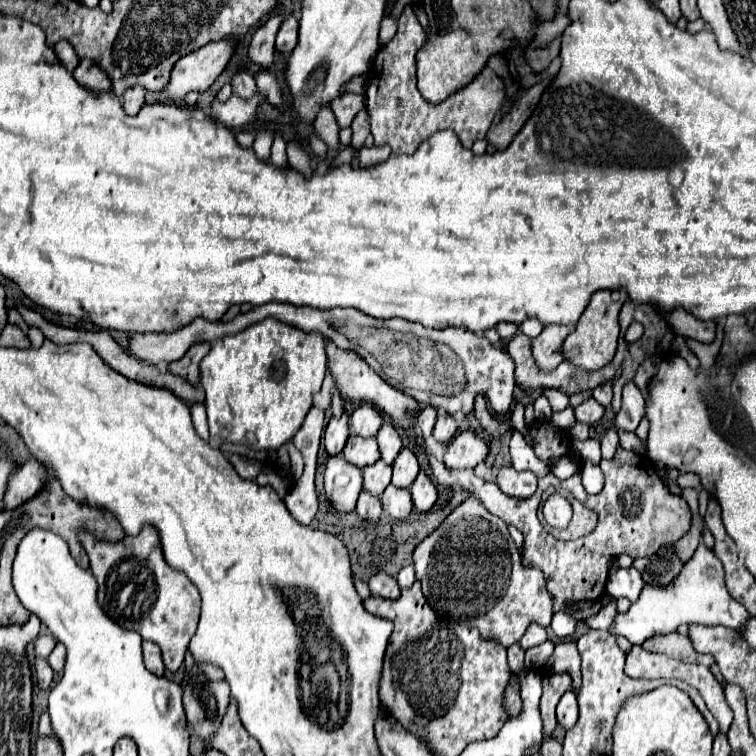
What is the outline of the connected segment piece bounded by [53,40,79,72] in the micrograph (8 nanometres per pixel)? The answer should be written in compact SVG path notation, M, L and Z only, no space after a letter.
M61 40L61 42L57 42L53 50L55 50L55 54L57 54L59 62L61 62L61 64L67 68L67 72L73 72L73 70L77 68L77 64L79 64L79 58L77 58L75 50L71 48L71 44L69 44L67 40Z

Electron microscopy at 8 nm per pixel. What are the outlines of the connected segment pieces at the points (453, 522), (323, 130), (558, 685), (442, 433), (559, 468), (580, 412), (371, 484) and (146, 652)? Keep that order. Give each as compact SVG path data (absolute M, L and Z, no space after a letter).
M475 496L459 504L441 526L413 552L417 580L433 612L459 624L477 628L485 640L499 640L505 648L519 642L529 622L549 626L553 608L541 570L525 568L509 536L507 524L489 514Z
M329 105L323 106L314 122L318 136L333 150L339 147L339 126Z
M539 670L539 676L541 676L541 684L543 684L543 696L541 696L541 704L539 704L539 712L541 712L541 720L543 720L543 734L553 736L553 730L557 728L555 706L557 706L559 698L563 696L563 692L571 688L571 676L545 672L545 670Z
M443 414L437 418L437 424L433 428L433 436L437 442L449 442L457 432L457 424L453 420L453 416L449 414Z
M570 454L569 456L564 456L561 464L557 464L551 472L553 472L557 478L567 480L569 476L573 476L573 472L575 472L575 468L578 468L579 463L580 458L575 454Z
M593 398L585 400L583 404L579 404L579 406L575 408L575 418L577 418L579 422L589 424L589 426L597 424L597 422L603 418L603 414L605 414L605 408L603 408L599 402L595 402Z
M383 460L363 468L363 488L373 496L381 496L391 482L391 466Z
M143 642L143 660L145 660L145 666L149 672L153 672L157 676L165 674L165 664L163 664L159 646L155 642Z

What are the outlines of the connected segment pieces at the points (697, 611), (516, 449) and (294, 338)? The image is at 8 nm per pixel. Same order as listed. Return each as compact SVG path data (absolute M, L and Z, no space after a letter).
M701 542L693 558L683 564L679 576L673 582L645 584L639 600L631 604L629 612L617 616L613 632L627 636L631 644L643 644L645 638L657 634L671 634L681 624L705 624L705 626L721 624L739 630L747 618L749 612L745 610L745 606L735 602L735 598L725 588L725 574L719 558L713 554L713 550L709 550Z
M513 432L509 446L511 446L513 468L515 468L517 472L521 472L521 470L531 470L531 472L535 472L537 478L549 474L549 466L535 456L533 448L519 432Z
M267 318L245 328L239 334L231 334L219 338L211 344L209 354L199 366L201 370L201 386L205 390L205 406L209 416L209 430L211 430L211 444L219 446L227 442L227 432L233 432L229 424L249 424L255 442L255 450L277 450L285 442L289 442L295 432L299 432L311 402L313 394L319 392L325 370L325 342L319 332L303 332L295 326L279 322L275 318Z

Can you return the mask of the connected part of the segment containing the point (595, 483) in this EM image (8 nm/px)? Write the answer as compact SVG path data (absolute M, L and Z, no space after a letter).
M583 462L583 486L589 494L597 494L603 488L603 472L591 462Z

